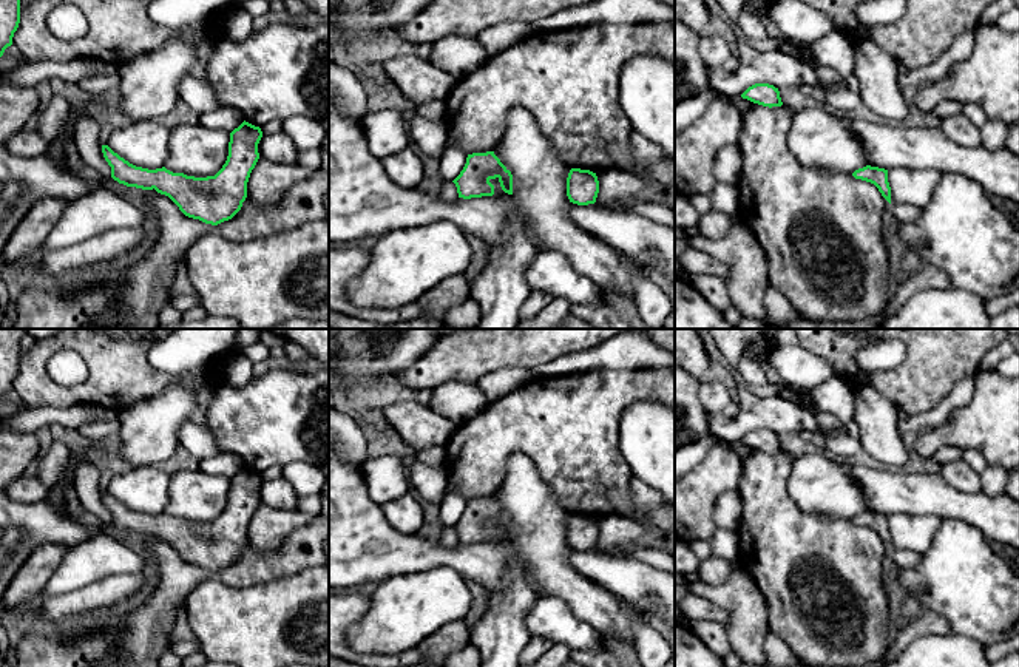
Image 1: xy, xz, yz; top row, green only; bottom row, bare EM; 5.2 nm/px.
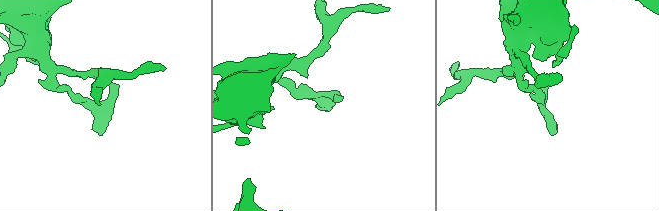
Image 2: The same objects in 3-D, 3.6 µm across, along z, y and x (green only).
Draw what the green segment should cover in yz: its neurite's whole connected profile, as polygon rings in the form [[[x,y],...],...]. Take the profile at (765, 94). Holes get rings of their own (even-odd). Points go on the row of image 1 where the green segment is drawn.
[[[755,83],[741,97],[769,108],[783,105],[778,88],[769,83]]]

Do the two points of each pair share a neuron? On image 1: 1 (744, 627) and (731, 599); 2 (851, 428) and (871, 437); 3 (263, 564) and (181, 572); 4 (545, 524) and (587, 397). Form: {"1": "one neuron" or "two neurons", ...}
{"1": "one neuron", "2": "two neurons", "3": "one neuron", "4": "two neurons"}

